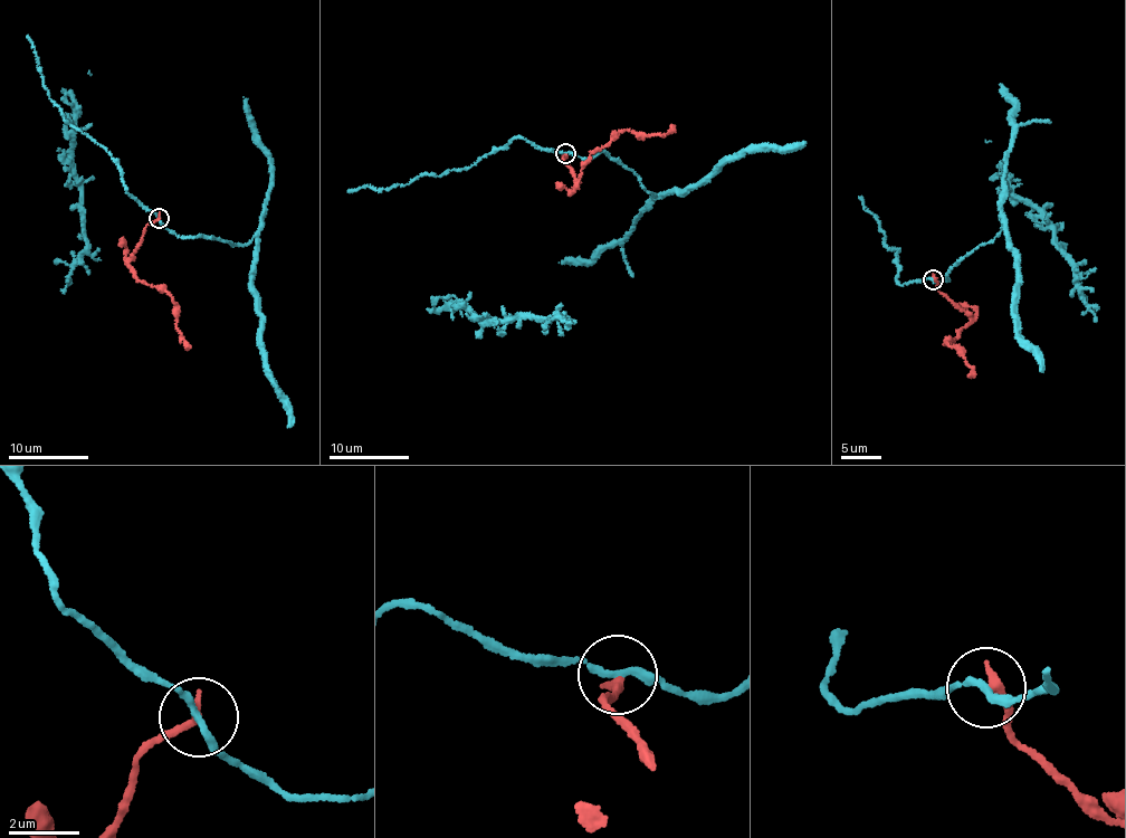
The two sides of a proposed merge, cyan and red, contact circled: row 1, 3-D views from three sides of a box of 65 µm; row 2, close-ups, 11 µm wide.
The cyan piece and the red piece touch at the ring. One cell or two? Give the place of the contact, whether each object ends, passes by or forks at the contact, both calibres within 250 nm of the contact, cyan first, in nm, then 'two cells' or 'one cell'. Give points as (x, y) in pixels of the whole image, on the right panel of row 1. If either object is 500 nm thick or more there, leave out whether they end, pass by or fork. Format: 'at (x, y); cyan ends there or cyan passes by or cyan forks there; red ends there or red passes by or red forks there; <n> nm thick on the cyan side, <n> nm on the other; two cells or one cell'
at (933, 279); cyan passes by; red ends there; 200 nm thick on the cyan side, 280 nm on the other; two cells

